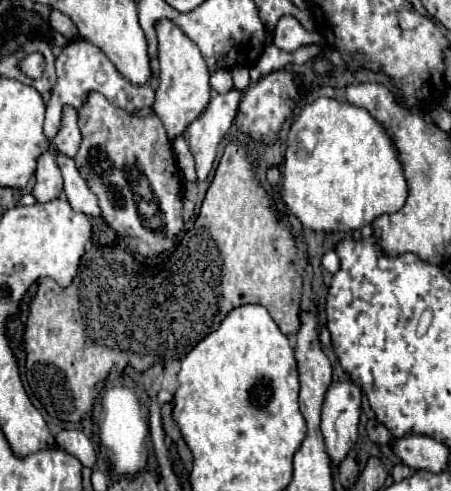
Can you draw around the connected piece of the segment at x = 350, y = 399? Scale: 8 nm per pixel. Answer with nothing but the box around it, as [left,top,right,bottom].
[322,381,362,467]

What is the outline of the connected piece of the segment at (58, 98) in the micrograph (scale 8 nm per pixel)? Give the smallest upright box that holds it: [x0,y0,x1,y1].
[44,39,154,141]

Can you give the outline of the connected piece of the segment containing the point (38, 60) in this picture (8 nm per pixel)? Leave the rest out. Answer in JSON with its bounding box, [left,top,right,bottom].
[20,53,44,79]

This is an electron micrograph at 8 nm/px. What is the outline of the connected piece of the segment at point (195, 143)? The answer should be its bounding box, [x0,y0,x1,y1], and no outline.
[186,87,244,181]

